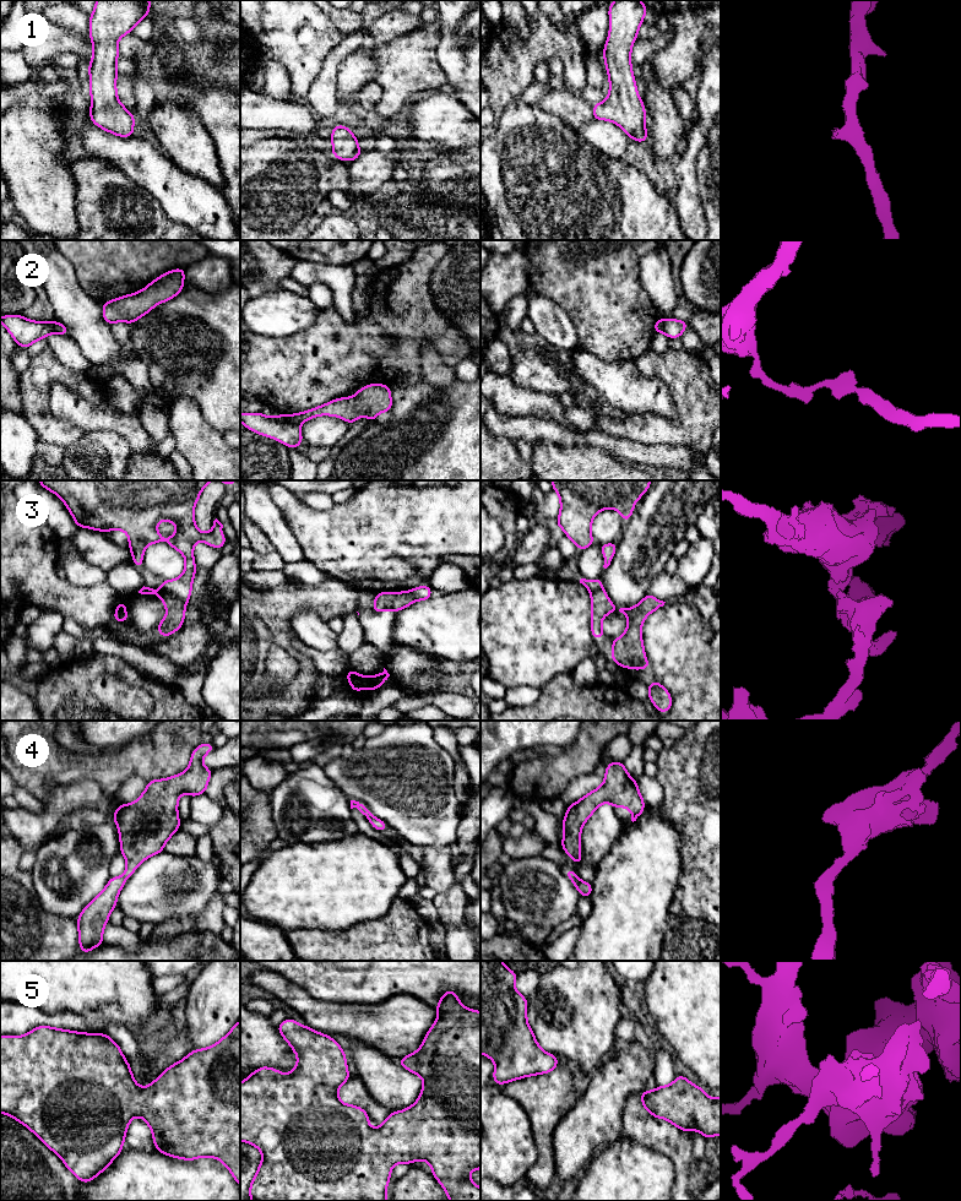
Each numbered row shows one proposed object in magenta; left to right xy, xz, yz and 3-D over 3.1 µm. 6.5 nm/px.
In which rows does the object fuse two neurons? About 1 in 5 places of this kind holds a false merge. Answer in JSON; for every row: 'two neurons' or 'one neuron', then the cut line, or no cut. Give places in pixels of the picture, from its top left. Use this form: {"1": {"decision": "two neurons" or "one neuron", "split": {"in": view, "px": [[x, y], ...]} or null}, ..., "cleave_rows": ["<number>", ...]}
{"1": {"decision": "one neuron", "split": null}, "2": {"decision": "two neurons", "split": {"in": "xz", "px": [[286, 416], [298, 425]]}}, "3": {"decision": "two neurons", "split": {"in": "xy", "px": [[161, 588], [177, 594], [185, 603]]}}, "4": {"decision": "one neuron", "split": null}, "5": {"decision": "one neuron", "split": null}, "cleave_rows": ["2", "3"]}

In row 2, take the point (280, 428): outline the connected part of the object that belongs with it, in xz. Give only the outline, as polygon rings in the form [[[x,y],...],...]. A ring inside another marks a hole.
[[[261,412],[240,413],[240,422],[246,429],[272,438],[287,445],[291,450],[297,449],[303,442],[299,425],[291,423],[284,414],[267,417]]]

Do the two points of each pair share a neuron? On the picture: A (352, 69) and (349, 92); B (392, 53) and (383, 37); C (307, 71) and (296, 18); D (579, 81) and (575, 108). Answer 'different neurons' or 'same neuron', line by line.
A: same neuron
B: different neurons
C: same neuron
D: different neurons

